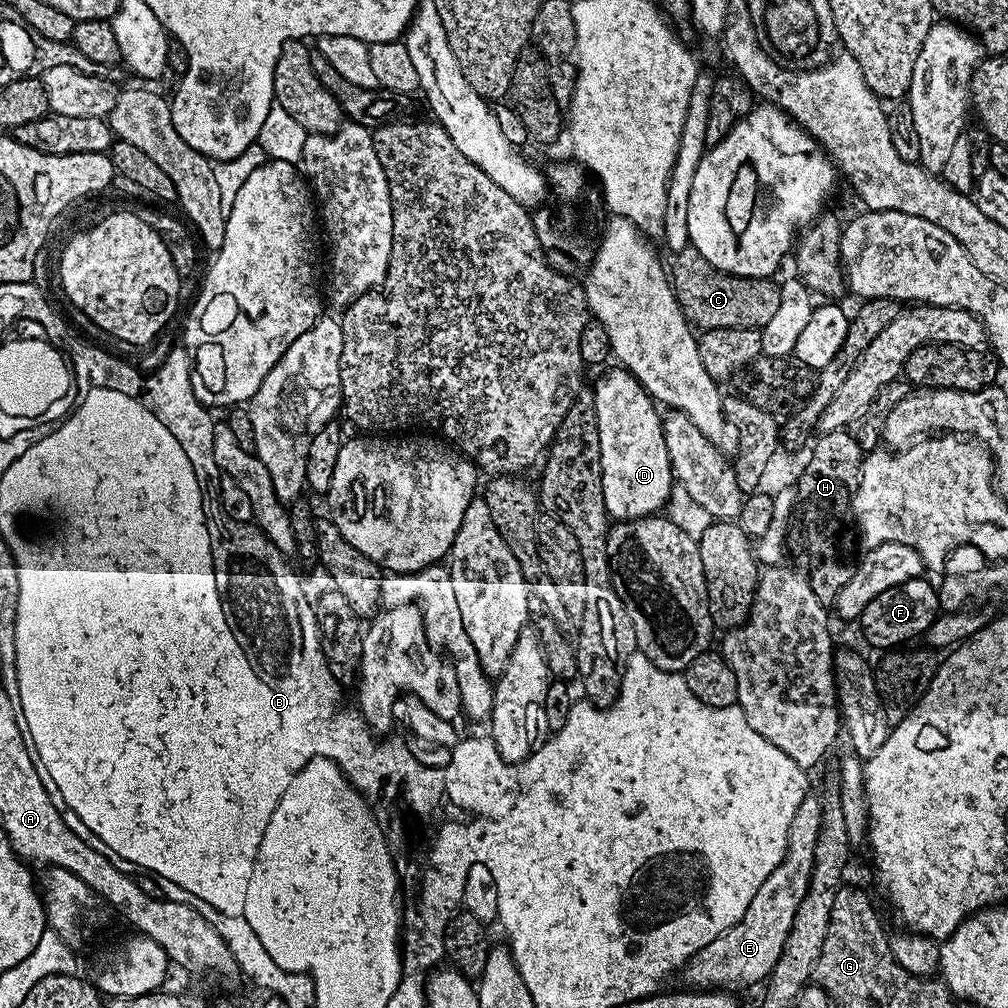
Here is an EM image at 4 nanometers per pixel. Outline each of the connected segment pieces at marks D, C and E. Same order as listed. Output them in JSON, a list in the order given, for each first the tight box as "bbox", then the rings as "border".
[{"bbox":[591,366,674,521],"border":[[[608,366],[591,389],[594,394],[594,410],[600,443],[600,473],[602,474],[602,494],[606,510],[613,521],[637,520],[640,516],[659,513],[667,505],[674,487],[670,455],[666,450],[664,421],[656,413],[657,405],[648,391],[634,379],[632,373],[623,366]]]},{"bbox":[670,247,780,329],"border":[[[694,247],[675,253],[670,260],[670,279],[676,300],[689,324],[705,328],[762,329],[777,313],[780,284],[772,278],[746,278],[718,270]]]},{"bbox":[682,794,822,994],"border":[[[810,794],[798,806],[794,822],[790,822],[788,849],[782,862],[758,886],[758,894],[750,898],[746,914],[734,926],[714,938],[702,950],[698,950],[682,969],[682,977],[692,990],[723,990],[729,994],[739,993],[739,988],[763,985],[778,962],[778,954],[786,946],[794,914],[798,914],[798,902],[806,896],[810,886],[810,874],[814,866],[814,842],[818,840],[818,826],[822,818],[821,797]]]}]

